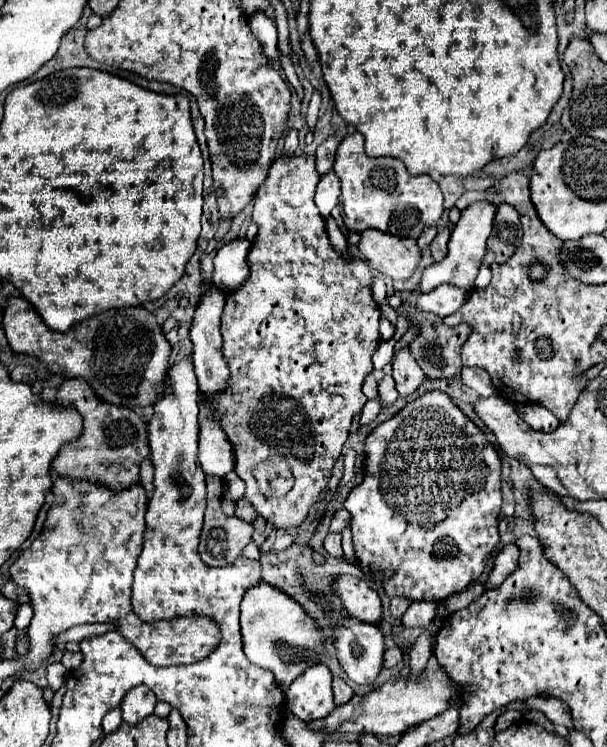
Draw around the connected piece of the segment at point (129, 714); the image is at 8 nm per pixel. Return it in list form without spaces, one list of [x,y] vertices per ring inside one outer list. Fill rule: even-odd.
[[[135,686],[131,688],[123,702],[121,702],[121,712],[123,712],[123,720],[127,724],[139,724],[143,722],[147,716],[153,714],[155,710],[155,694],[147,688],[147,686]]]

